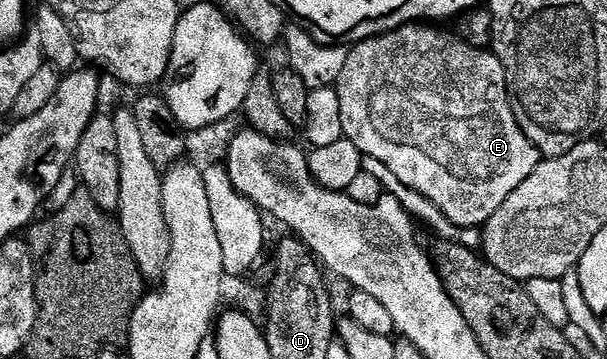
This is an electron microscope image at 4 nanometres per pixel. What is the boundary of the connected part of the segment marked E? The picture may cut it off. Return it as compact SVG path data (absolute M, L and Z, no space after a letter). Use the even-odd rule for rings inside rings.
M429 23L404 25L395 31L372 37L352 46L348 50L347 63L344 64L343 73L339 75L335 88L343 114L344 140L355 143L355 147L359 147L359 151L364 156L379 159L382 170L386 174L390 173L398 181L398 186L411 189L419 196L426 197L431 203L435 203L435 207L439 207L439 211L443 211L443 215L447 215L451 223L460 225L463 229L471 229L484 226L485 222L491 219L491 215L495 215L495 211L503 207L507 195L511 195L511 191L515 191L515 187L519 187L519 183L523 183L523 179L527 179L527 175L535 171L535 167L543 158L537 146L531 143L531 139L523 135L515 119L513 102L509 100L509 84L505 78L503 63L499 63L497 56L489 49L476 49L463 43L452 32L440 33L437 29L440 28Z

